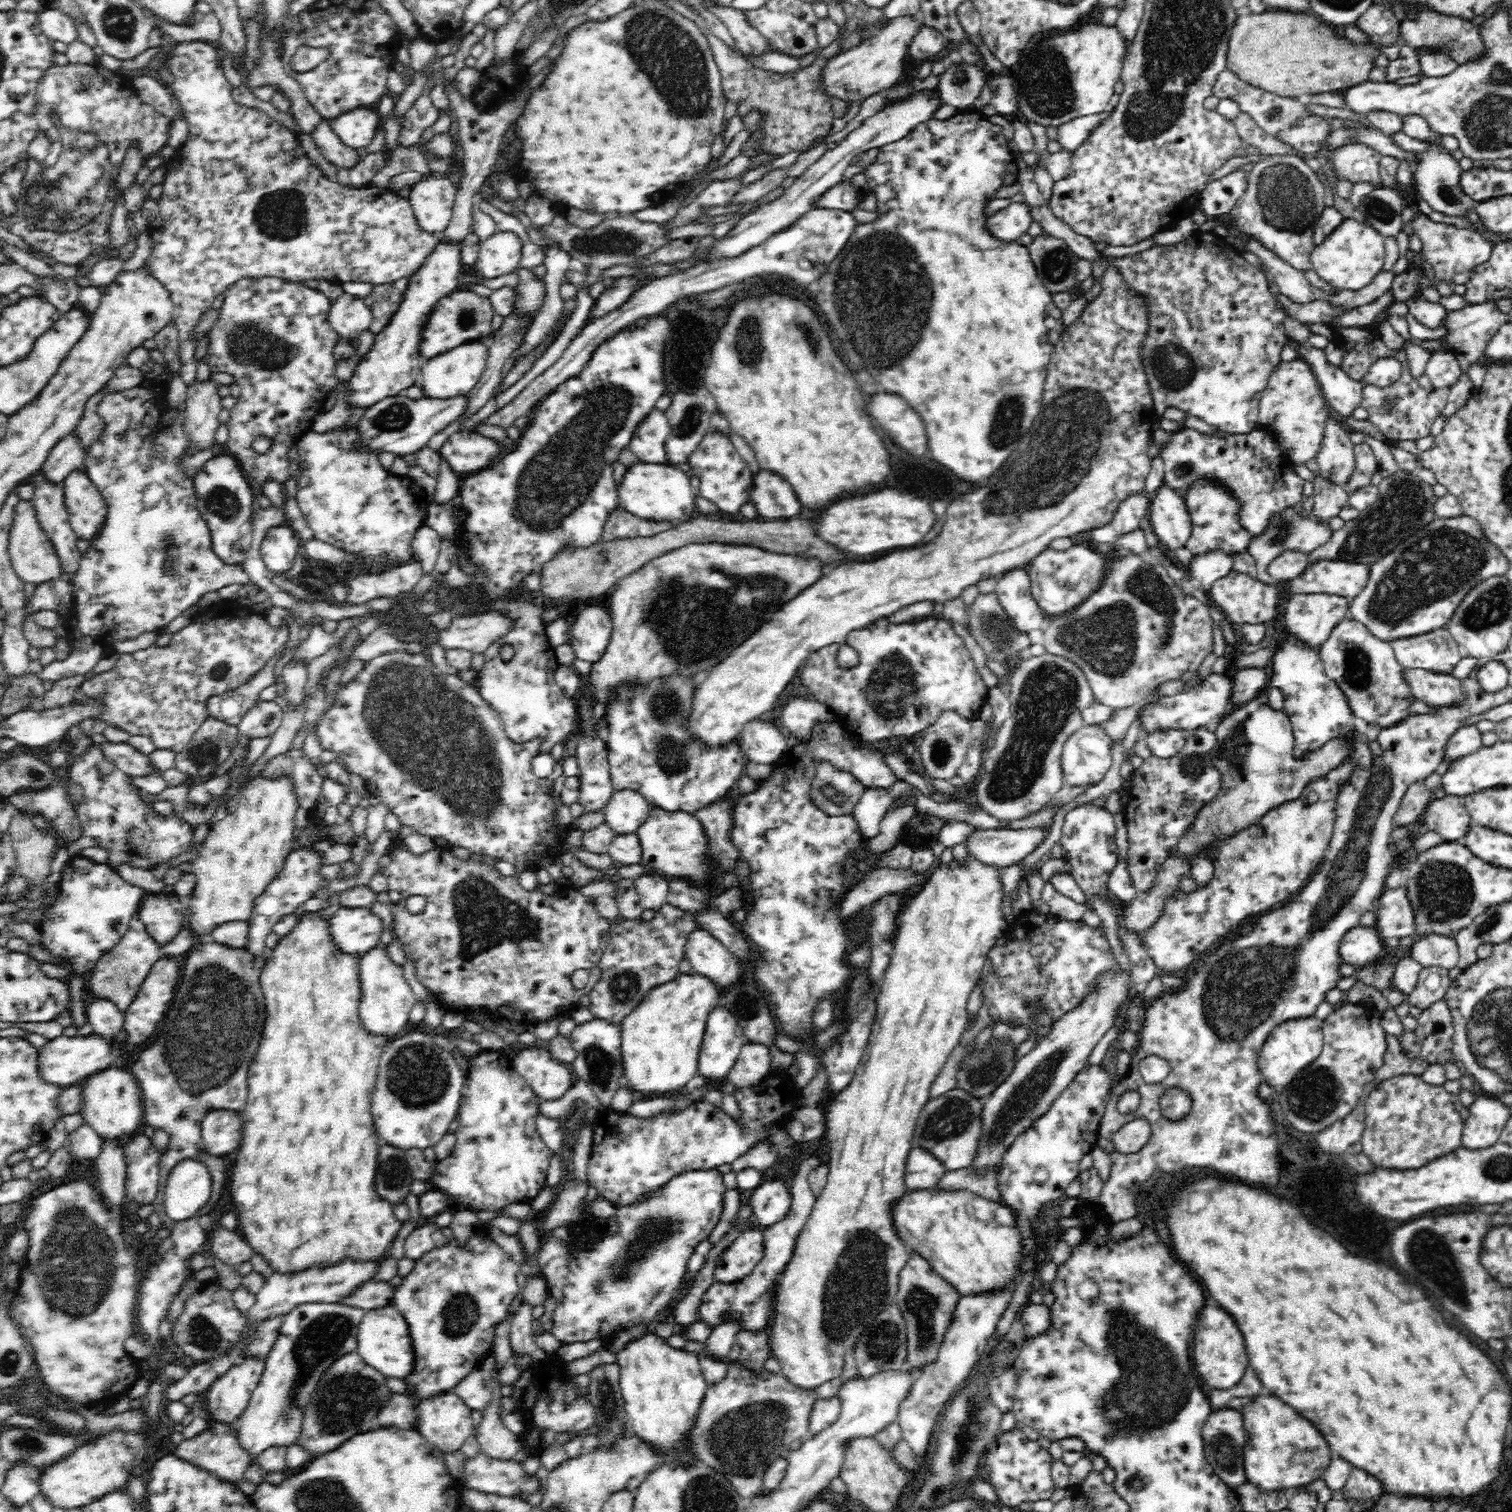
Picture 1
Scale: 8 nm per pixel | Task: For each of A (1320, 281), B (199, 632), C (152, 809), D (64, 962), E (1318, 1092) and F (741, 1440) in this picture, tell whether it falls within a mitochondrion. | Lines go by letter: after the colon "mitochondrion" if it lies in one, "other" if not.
A: other
B: other
C: other
D: other
E: mitochondrion
F: mitochondrion

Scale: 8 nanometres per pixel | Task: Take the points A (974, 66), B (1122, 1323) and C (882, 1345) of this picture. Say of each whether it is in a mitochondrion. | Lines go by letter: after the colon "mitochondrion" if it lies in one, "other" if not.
A: other
B: mitochondrion
C: mitochondrion

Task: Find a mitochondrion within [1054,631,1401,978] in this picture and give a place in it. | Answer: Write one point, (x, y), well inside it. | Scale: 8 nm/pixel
(1356, 664)

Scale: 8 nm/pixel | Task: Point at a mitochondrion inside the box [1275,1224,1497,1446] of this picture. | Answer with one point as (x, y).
(1446, 1274)

